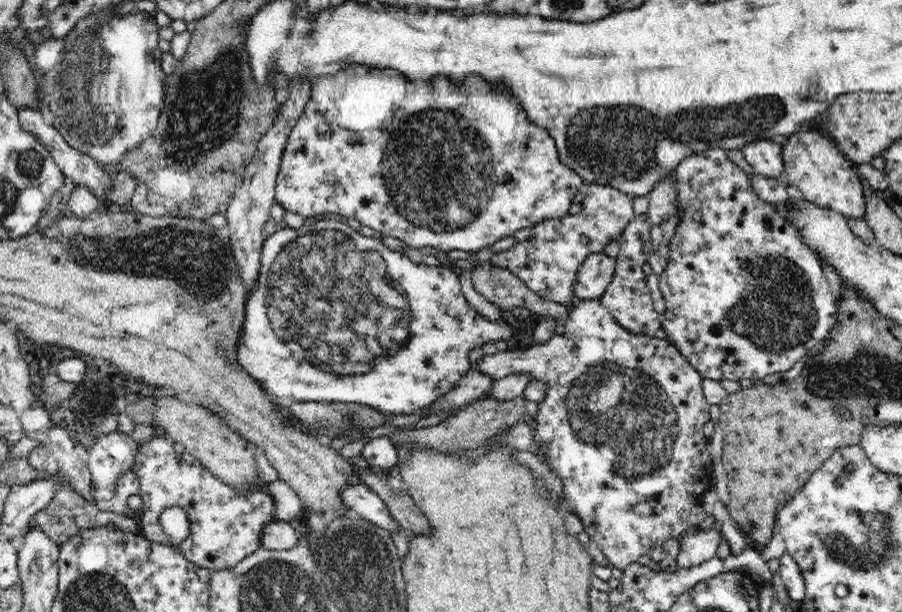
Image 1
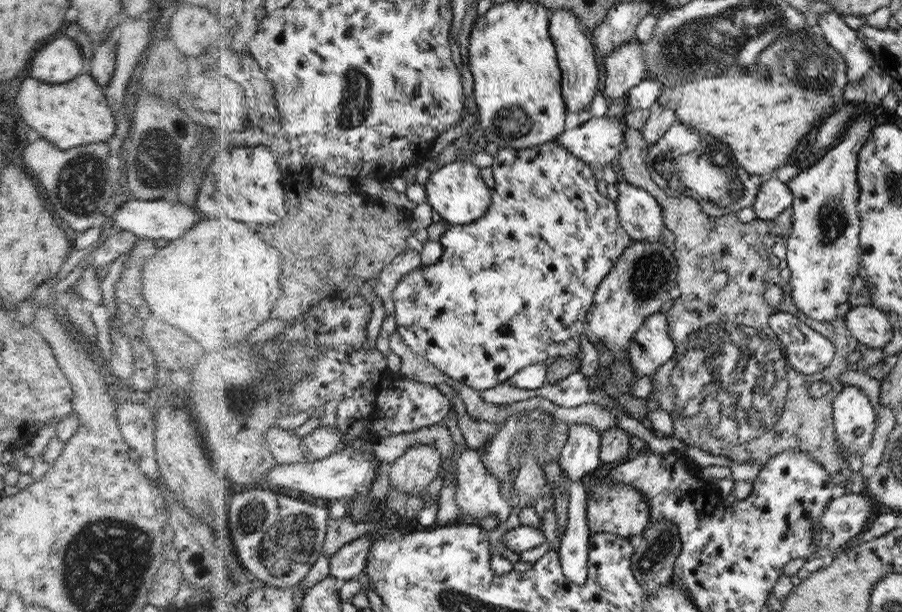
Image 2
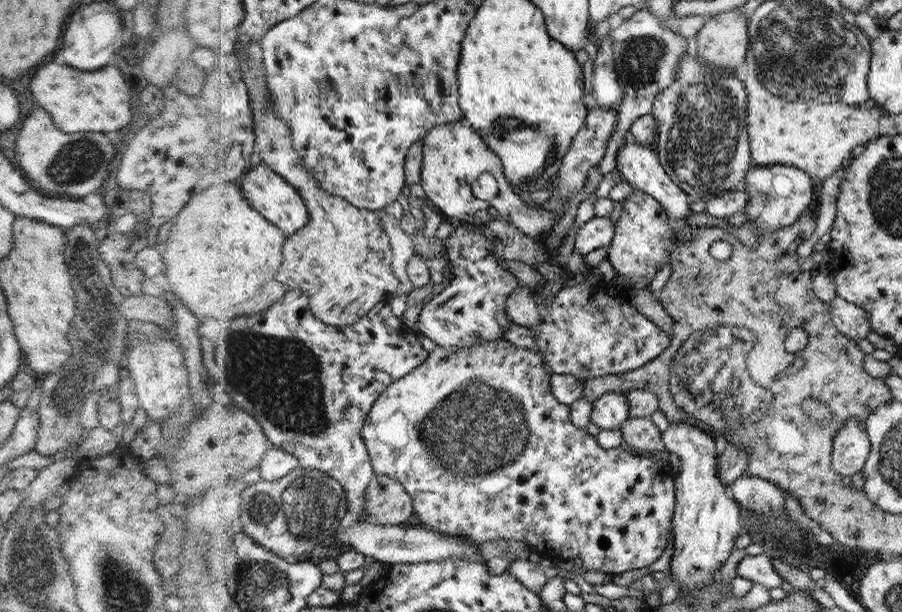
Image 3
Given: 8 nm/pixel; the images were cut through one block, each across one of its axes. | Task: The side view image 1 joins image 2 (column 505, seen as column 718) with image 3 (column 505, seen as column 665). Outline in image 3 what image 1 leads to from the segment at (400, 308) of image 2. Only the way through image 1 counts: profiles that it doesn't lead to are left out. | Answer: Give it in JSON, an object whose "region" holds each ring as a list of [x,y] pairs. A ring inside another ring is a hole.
{"region":[[[468,224],[446,242],[451,261],[450,284],[424,305],[419,318],[420,332],[437,345],[468,349],[474,343],[504,338],[504,332],[510,328],[510,317],[504,312],[504,300],[514,288],[519,287],[518,279],[497,264],[498,259],[489,253],[493,245],[494,239],[484,237],[479,234],[477,226]]]}

